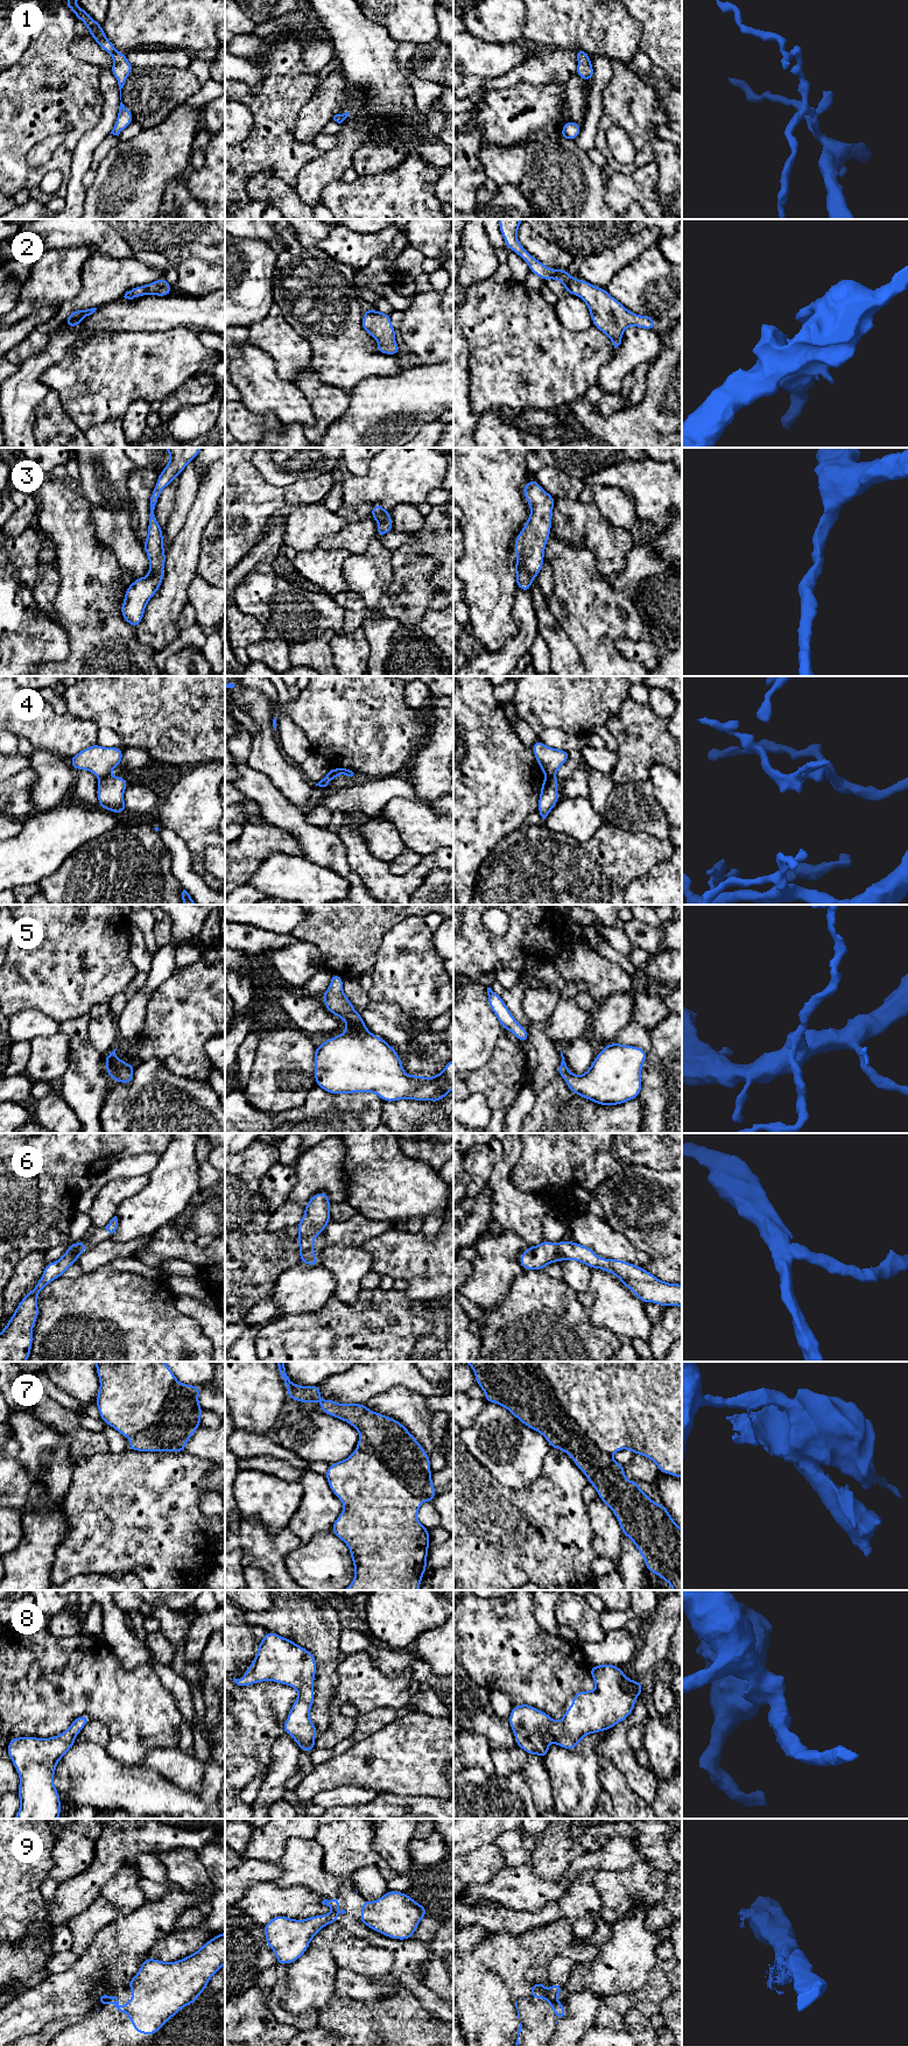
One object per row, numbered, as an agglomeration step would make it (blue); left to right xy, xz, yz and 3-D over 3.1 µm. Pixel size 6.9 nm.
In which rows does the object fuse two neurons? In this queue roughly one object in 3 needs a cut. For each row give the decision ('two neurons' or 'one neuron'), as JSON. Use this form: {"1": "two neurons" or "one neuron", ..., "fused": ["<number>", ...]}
{"1": "one neuron", "2": "one neuron", "3": "one neuron", "4": "two neurons", "5": "one neuron", "6": "one neuron", "7": "one neuron", "8": "one neuron", "9": "two neurons", "fused": ["4", "9"]}

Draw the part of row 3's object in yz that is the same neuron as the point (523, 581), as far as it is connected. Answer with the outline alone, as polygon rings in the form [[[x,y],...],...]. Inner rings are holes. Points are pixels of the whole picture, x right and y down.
[[[536,479],[528,480],[528,484],[522,487],[522,493],[526,495],[526,500],[530,507],[530,516],[514,541],[518,558],[515,562],[515,576],[516,588],[522,591],[530,591],[532,582],[537,577],[544,562],[543,554],[551,530],[555,498],[545,492]]]

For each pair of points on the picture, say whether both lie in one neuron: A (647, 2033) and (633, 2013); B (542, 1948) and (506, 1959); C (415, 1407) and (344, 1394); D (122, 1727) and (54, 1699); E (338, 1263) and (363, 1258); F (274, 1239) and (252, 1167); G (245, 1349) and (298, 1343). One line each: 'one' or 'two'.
A: one
B: two
C: two
D: one
E: one
F: one
G: two

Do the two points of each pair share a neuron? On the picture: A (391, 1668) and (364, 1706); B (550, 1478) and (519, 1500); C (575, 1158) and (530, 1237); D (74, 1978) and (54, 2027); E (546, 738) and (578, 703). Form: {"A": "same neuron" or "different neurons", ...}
{"A": "different neurons", "B": "same neuron", "C": "different neurons", "D": "different neurons", "E": "different neurons"}

